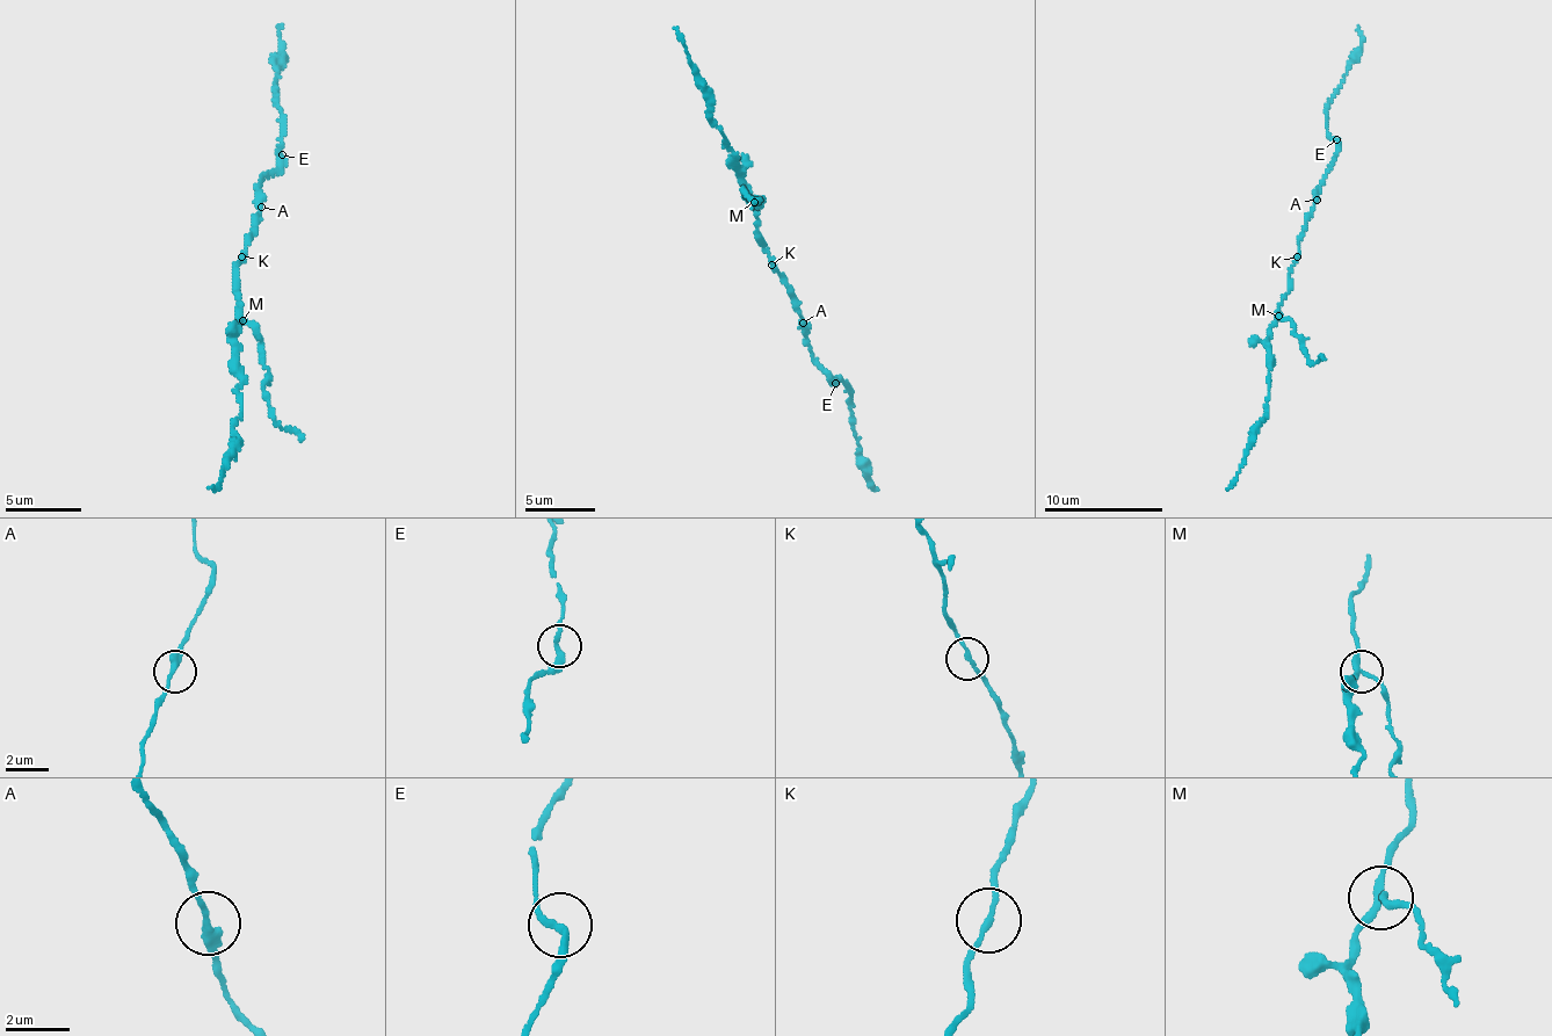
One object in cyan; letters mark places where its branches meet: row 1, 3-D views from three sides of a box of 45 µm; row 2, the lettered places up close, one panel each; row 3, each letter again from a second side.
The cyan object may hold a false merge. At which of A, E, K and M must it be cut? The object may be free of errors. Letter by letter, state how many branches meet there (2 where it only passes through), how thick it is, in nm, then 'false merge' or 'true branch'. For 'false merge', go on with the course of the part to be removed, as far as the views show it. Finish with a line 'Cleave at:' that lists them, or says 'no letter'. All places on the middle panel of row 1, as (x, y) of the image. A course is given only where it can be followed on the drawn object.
A: 2 branches meet; 260 nm thick; true branch
E: 2 branches meet; 220 nm thick; true branch
K: 2 branches meet; 170 nm thick; true branch
M: 3 branches meet; 220 nm thick; false merge; foreign part runs (753, 201), (741, 192), (760, 198)
Cleave at: M

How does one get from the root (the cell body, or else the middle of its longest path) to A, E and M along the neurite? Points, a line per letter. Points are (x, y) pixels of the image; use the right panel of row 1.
A: (1296, 258), (1299, 238), (1317, 200)
E: (1296, 258), (1299, 238), (1314, 204), (1314, 190), (1328, 167), (1336, 139)
M: (1296, 258), (1289, 273), (1289, 292), (1278, 306), (1278, 316)

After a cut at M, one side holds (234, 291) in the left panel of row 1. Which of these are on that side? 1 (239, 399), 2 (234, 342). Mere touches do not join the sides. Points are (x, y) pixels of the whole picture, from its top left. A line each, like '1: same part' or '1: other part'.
1: same part
2: same part

